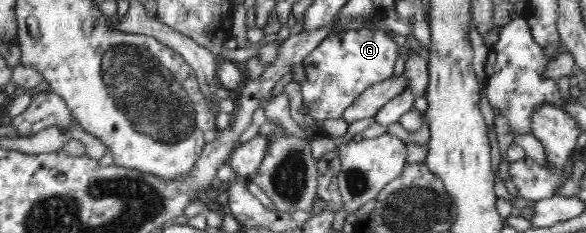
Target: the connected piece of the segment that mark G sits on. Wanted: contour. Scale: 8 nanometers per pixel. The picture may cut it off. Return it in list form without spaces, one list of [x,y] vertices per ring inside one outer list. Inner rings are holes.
[[[363,26],[356,31],[330,34],[301,63],[305,71],[305,79],[300,83],[302,105],[309,109],[305,117],[318,127],[325,119],[341,119],[346,109],[366,89],[393,76],[397,57],[399,46],[385,29]]]

